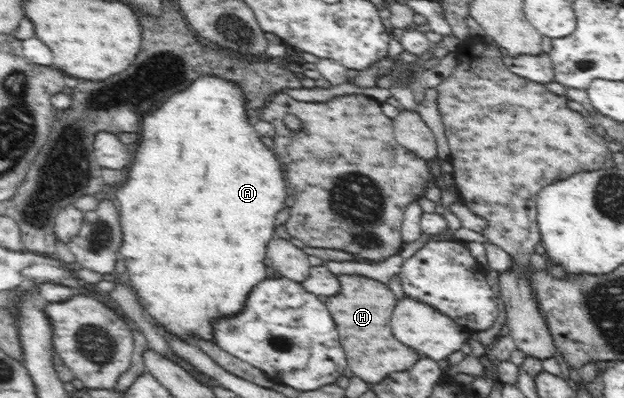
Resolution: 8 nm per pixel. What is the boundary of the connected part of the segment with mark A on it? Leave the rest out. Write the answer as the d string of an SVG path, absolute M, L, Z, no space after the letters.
M204 74L200 76L188 86L188 91L178 91L178 93L174 93L166 103L162 103L156 111L152 111L152 113L146 115L146 119L142 119L142 133L139 135L140 143L136 143L136 145L133 146L136 147L136 153L134 153L134 161L132 161L132 165L130 165L128 177L126 181L118 187L118 190L113 193L116 196L116 201L118 201L119 222L123 234L123 241L116 256L121 257L125 261L126 269L128 269L127 279L129 285L132 287L133 293L138 294L138 298L140 298L143 306L143 311L145 315L150 316L150 321L152 321L153 325L156 325L160 331L166 332L166 334L174 334L174 336L178 336L178 338L182 340L189 340L192 335L198 335L198 337L202 337L202 339L213 341L213 323L215 319L226 318L241 313L246 305L248 294L253 290L253 286L257 286L263 279L271 276L271 271L262 261L267 257L268 244L276 237L276 226L274 225L276 225L276 214L284 209L284 202L287 198L286 181L284 181L282 171L280 171L280 169L282 169L281 165L278 163L278 159L276 159L273 150L264 144L263 138L256 132L253 126L254 120L248 121L248 118L248 114L246 114L246 104L244 104L244 92L242 92L242 88L240 88L238 84L220 78L220 76L214 76L214 74Z

